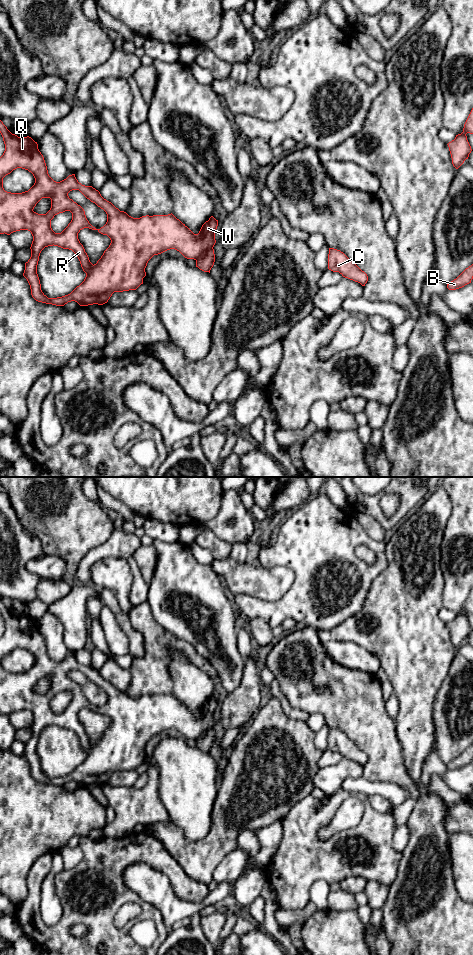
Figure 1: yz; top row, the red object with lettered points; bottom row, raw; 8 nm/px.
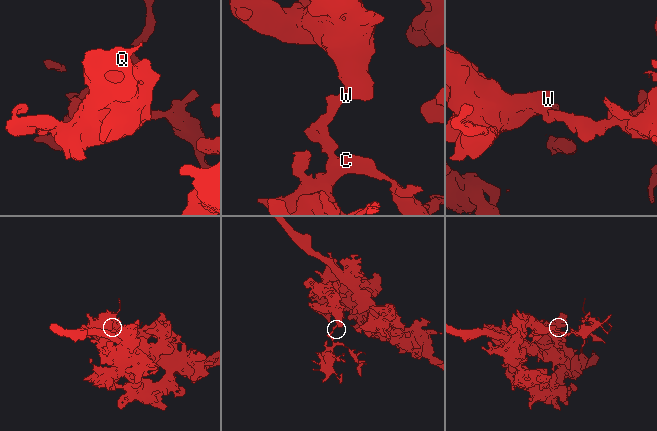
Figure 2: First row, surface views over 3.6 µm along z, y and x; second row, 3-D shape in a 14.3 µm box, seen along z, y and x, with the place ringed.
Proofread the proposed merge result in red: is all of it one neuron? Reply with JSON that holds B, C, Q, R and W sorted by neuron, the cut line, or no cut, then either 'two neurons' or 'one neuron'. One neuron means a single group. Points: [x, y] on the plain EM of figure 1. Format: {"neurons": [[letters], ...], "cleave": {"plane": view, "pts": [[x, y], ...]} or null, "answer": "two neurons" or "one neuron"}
{"neurons": [["B", "C"], ["Q", "R", "W"]], "cleave": {"plane": "yz", "pts": [[212, 727], [196, 740]]}, "answer": "two neurons"}

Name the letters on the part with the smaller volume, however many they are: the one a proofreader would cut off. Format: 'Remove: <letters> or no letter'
Remove: B, C

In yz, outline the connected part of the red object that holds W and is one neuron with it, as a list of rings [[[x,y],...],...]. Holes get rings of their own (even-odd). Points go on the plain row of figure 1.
[[[1,600],[0,613],[5,624],[5,631],[0,637],[0,714],[10,715],[20,710],[31,712],[33,716],[30,727],[31,737],[25,743],[23,756],[27,759],[31,775],[36,781],[56,786],[64,786],[71,781],[77,782],[80,786],[103,785],[108,782],[114,772],[136,770],[143,764],[143,758],[146,756],[145,748],[154,735],[175,729],[185,738],[197,740],[202,734],[214,727],[218,700],[213,696],[202,705],[198,714],[194,714],[172,693],[133,698],[104,679],[100,672],[92,666],[79,663],[75,654],[69,655],[60,662],[54,661],[48,654],[44,637],[38,629],[37,622],[31,617],[18,617],[12,614]],[[17,648],[31,652],[35,658],[35,663],[28,671],[22,673],[7,672],[3,668],[3,658]],[[72,670],[79,670],[87,679],[106,692],[107,702],[103,707],[96,709],[89,703],[84,689],[69,678],[68,673]],[[42,678],[51,679],[51,688],[46,694],[38,694],[33,691]],[[65,691],[72,693],[72,700],[61,713],[55,713],[51,708],[51,700],[55,695]],[[84,708],[97,710],[99,713],[107,715],[111,720],[109,727],[94,745],[90,742],[83,725],[78,719],[78,713]],[[53,725],[72,730],[77,735],[86,757],[70,774],[57,778],[48,778],[41,770],[37,745],[41,731],[45,727]]]

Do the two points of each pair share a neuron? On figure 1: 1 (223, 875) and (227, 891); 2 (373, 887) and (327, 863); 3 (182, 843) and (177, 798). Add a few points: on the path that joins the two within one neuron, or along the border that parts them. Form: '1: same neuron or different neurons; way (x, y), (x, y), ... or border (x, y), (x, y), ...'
1: different neurons; border (234, 881), (222, 881), (217, 885)
2: different neurons; border (367, 880), (376, 880), (388, 887)
3: different neurons; border (171, 820), (190, 840), (201, 839)

